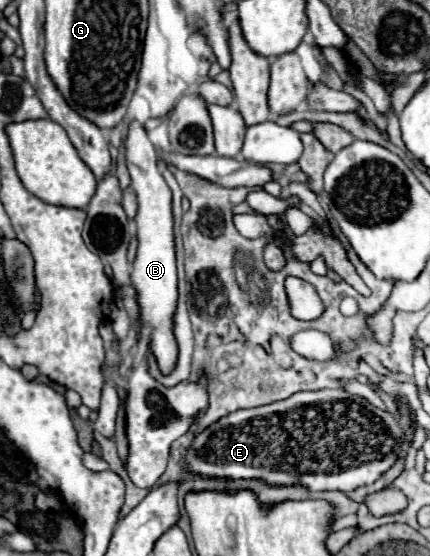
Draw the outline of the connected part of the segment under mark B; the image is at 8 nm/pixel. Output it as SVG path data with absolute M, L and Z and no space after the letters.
M130 120L128 136L124 142L124 158L126 168L132 178L132 188L138 196L138 254L132 270L132 286L138 292L138 304L142 308L142 320L146 320L152 328L150 346L158 360L158 366L164 374L170 374L176 364L176 340L172 334L172 316L176 310L178 298L178 278L176 278L176 256L174 256L174 232L172 232L172 192L158 170L158 156L148 138L148 132L142 122Z

